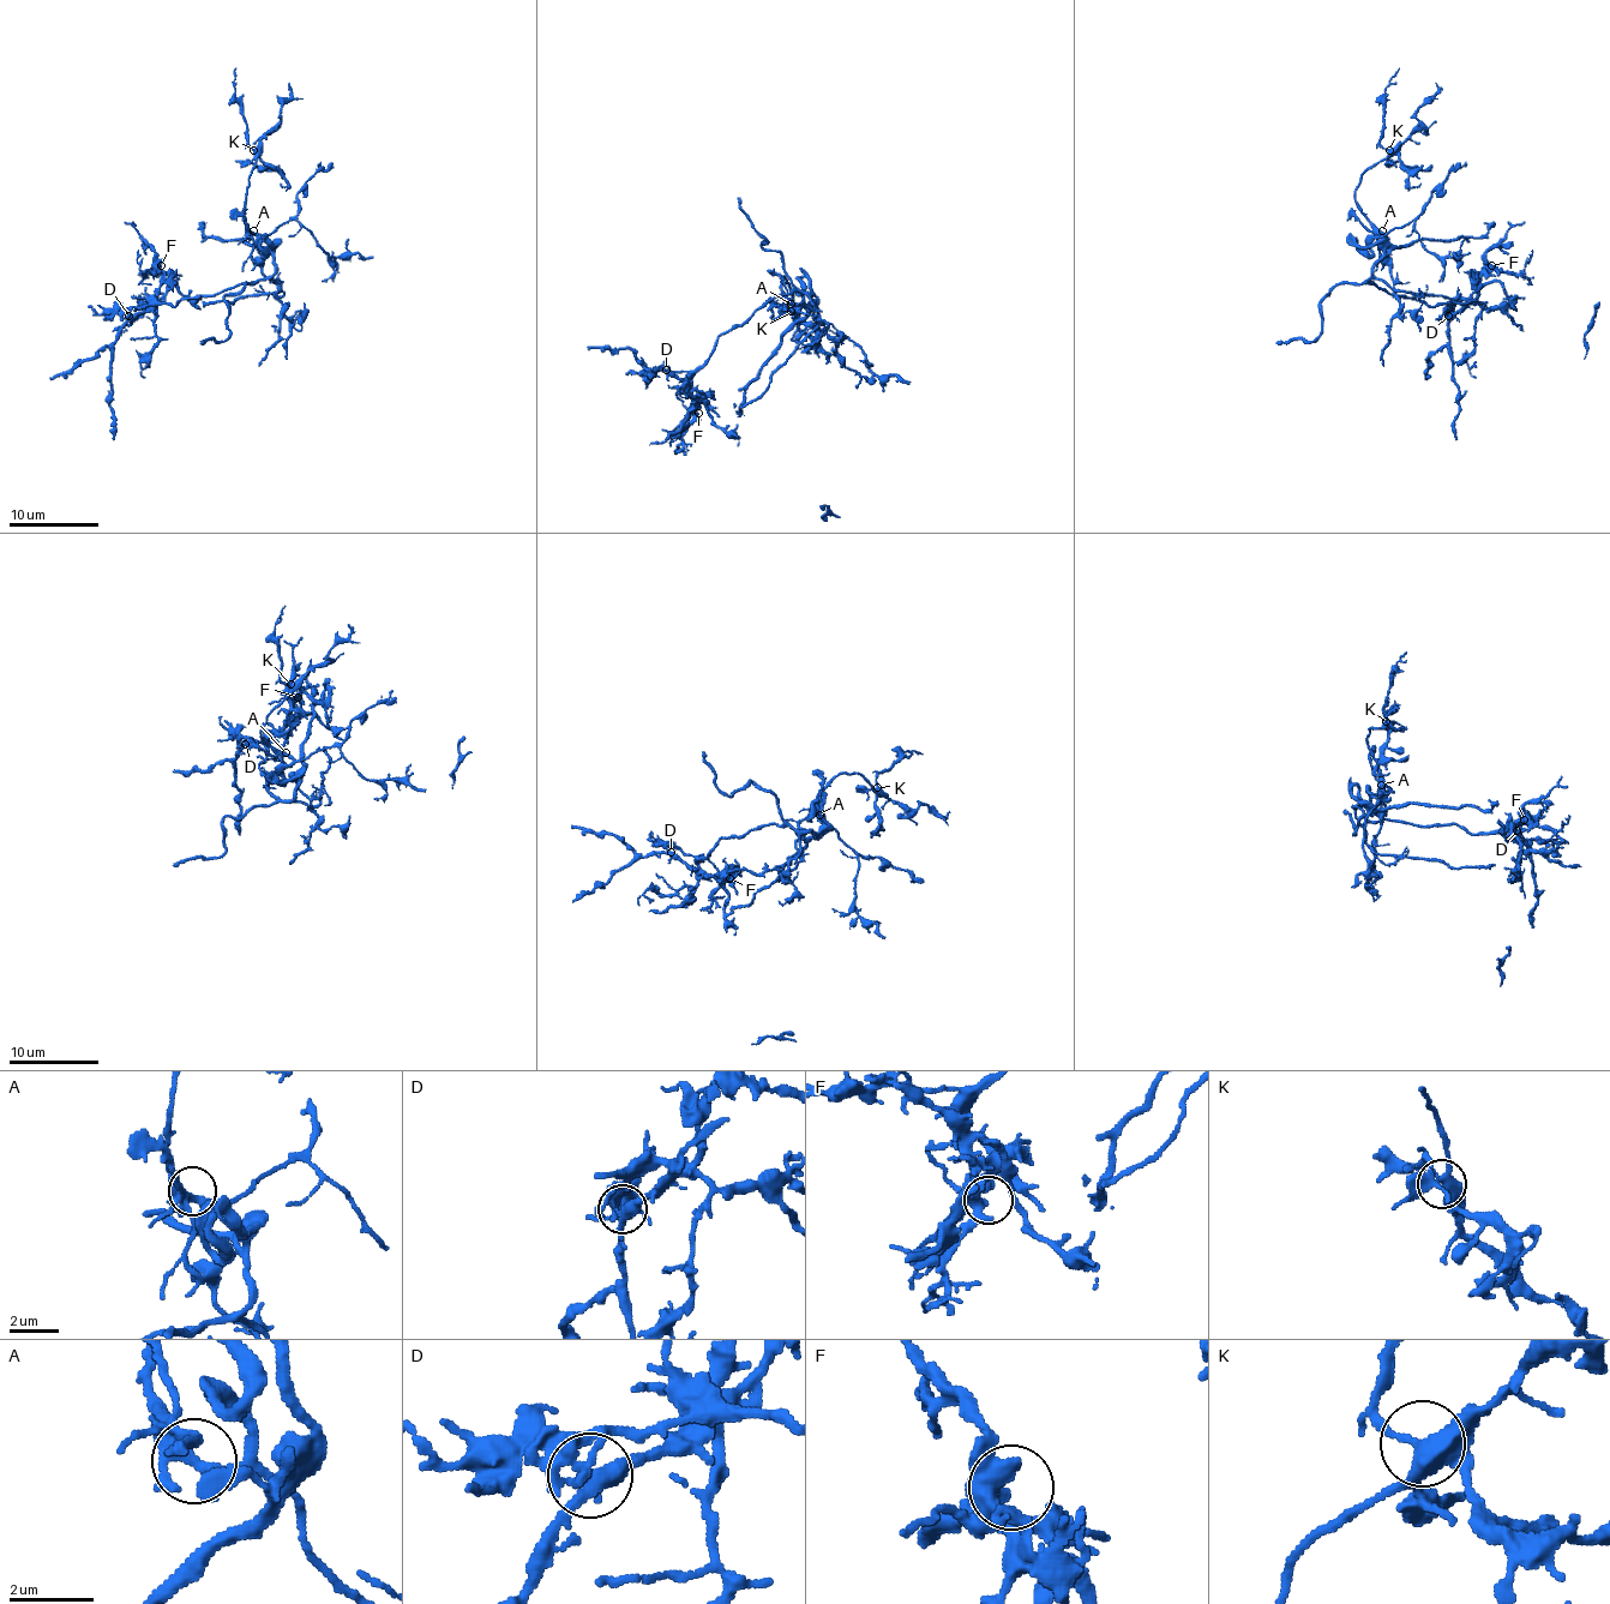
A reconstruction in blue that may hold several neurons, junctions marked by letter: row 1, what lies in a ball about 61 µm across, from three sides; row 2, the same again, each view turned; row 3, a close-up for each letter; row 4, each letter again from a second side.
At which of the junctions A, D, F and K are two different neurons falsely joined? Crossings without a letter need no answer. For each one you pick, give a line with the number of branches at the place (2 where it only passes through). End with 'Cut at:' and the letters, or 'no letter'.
D: 5 branches meet
Cut at: D

